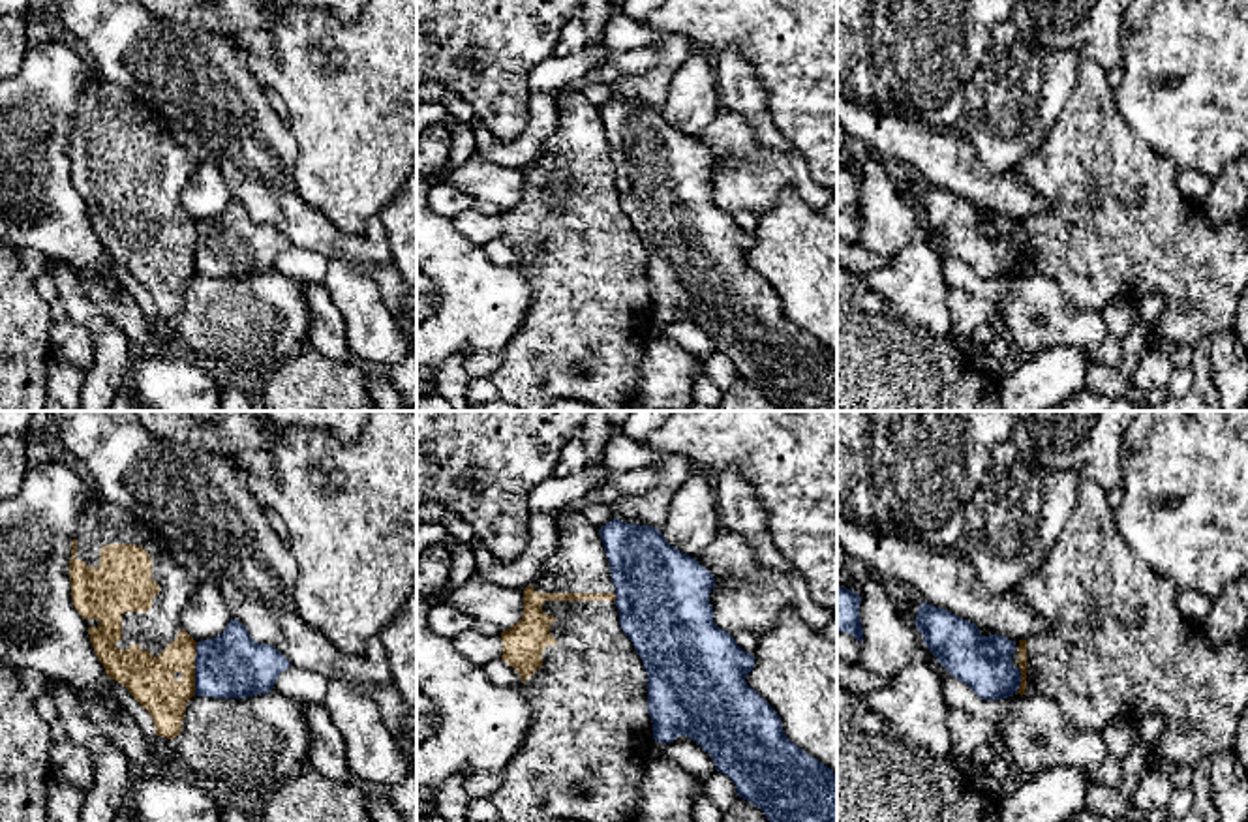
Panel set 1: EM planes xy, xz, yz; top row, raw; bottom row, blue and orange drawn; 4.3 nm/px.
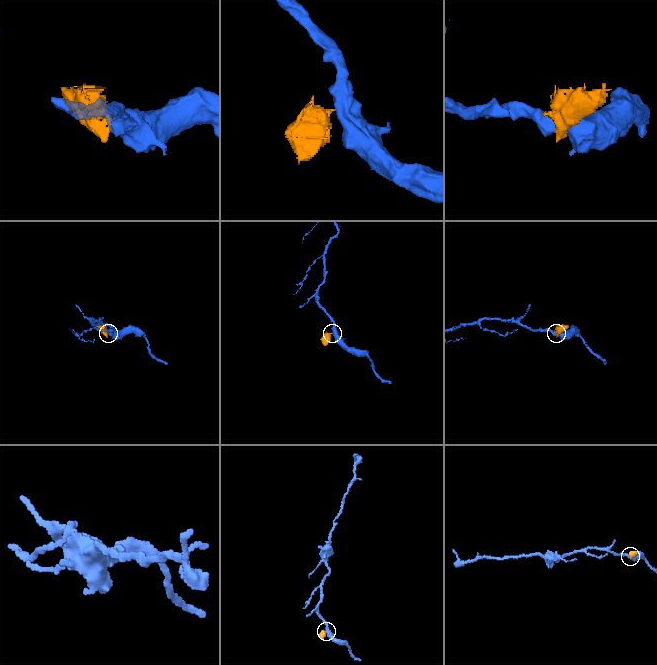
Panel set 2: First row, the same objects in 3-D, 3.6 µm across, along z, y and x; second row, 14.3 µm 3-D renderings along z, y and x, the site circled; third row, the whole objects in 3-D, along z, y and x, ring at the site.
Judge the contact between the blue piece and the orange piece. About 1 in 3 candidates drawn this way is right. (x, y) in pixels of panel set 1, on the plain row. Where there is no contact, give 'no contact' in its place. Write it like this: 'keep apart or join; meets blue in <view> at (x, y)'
keep apart; meets blue in xy at (196, 248)

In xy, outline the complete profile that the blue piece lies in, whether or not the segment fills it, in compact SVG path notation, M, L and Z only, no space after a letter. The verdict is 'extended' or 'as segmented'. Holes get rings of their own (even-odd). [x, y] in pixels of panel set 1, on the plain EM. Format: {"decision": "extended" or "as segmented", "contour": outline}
{"decision": "as segmented", "contour": "M231 199L220 216L197 221L195 231L197 276L266 274L278 255L291 246L276 227L253 221L238 199Z"}

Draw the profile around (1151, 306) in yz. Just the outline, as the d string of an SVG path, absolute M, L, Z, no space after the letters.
M1150 293L1137 304L1141 317L1150 328L1156 328L1160 325L1164 306L1165 300L1160 293Z

